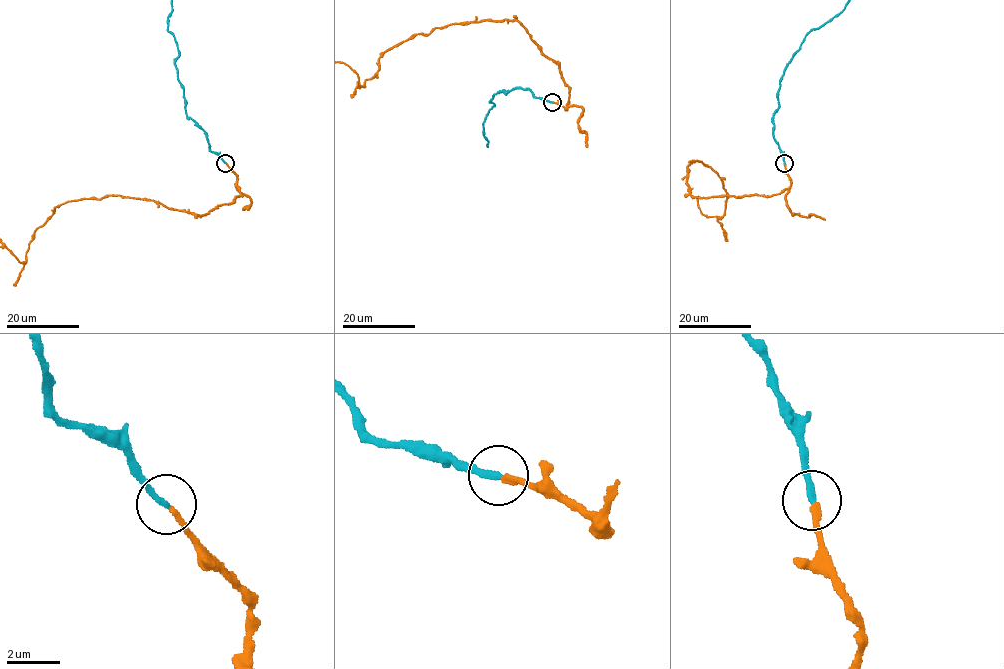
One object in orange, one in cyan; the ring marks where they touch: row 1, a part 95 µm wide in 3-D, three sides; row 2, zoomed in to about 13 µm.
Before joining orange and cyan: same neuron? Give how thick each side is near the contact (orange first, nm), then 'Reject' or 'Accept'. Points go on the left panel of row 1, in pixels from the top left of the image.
Thickness 220 nm (orange) against 240 nm. Accept

